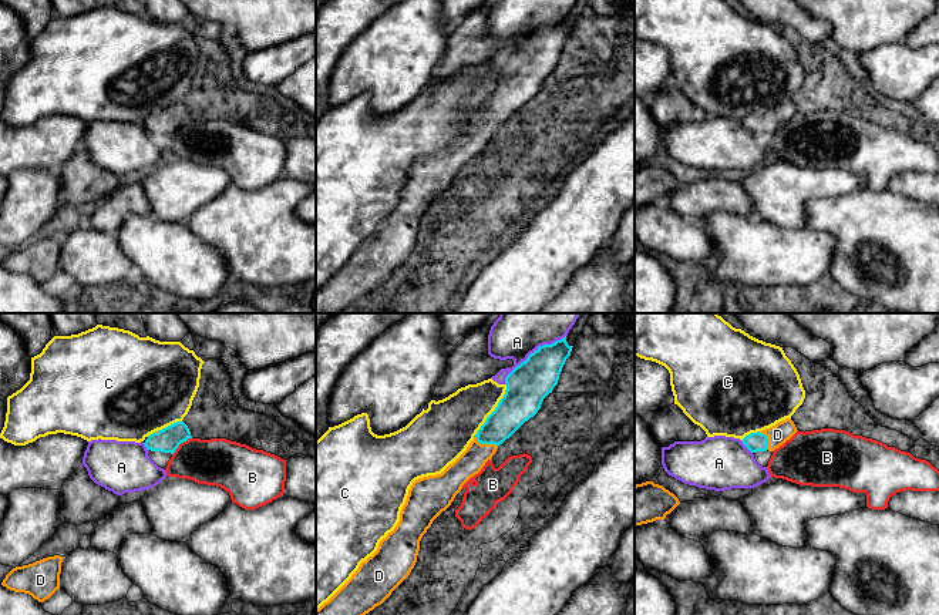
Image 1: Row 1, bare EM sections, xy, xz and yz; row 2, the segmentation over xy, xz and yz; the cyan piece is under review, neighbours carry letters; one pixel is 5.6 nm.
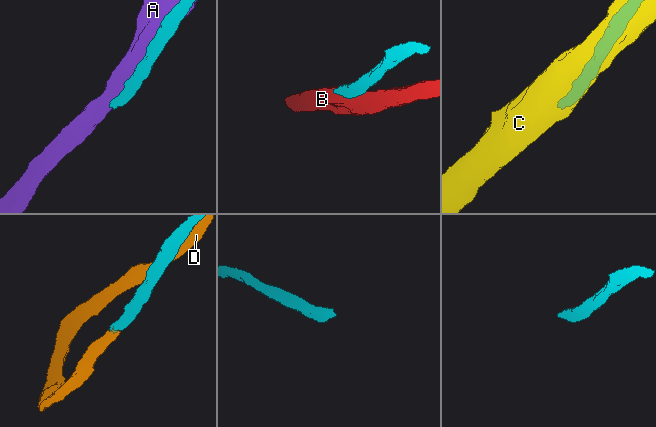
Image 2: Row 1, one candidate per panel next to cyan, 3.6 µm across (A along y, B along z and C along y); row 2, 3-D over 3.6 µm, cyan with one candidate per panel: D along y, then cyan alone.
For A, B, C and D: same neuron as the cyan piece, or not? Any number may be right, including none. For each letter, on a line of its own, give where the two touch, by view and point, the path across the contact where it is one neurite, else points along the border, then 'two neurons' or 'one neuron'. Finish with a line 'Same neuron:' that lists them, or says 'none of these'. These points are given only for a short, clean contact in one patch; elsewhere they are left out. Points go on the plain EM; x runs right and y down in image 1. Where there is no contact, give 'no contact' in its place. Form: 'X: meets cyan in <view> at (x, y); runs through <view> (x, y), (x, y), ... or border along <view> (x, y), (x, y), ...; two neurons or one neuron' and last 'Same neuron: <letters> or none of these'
A: meets cyan in xz at (534, 33); two neurons
B: meets cyan in xy at (179, 124); border along xy (191, 118), (184, 121), (172, 135); two neurons
C: meets cyan in xz at (492, 93); two neurons
D: meets cyan in xz at (485, 124); one neuron
Same neuron: D

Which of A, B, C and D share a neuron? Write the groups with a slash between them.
A / B / C / D

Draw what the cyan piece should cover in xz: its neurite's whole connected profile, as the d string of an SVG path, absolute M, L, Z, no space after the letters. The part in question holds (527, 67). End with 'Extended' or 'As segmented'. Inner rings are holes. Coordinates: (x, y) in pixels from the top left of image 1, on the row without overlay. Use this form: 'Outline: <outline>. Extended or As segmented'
Outline: M566 17L552 26L539 27L505 58L506 71L504 78L487 98L467 131L441 155L423 158L413 164L396 209L380 222L377 232L360 245L351 259L327 283L316 290L316 313L341 313L353 302L381 286L410 256L417 243L420 222L433 202L451 186L462 167L492 140L498 127L538 94L543 80L558 65L559 56L571 37L572 28L568 26Z. Extended

